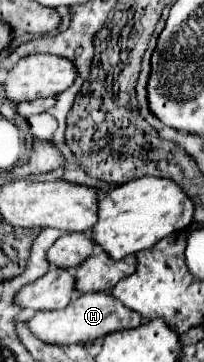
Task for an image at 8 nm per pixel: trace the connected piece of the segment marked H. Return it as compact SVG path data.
M99 291L99 293L77 295L77 299L73 299L65 309L37 311L35 317L29 321L29 329L45 343L71 345L71 343L95 341L109 333L137 327L139 323L141 323L141 315L137 315L133 309L127 309L123 303L117 303L111 293Z

